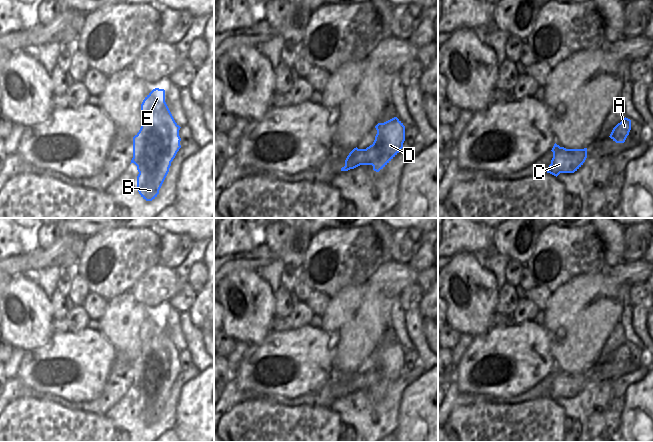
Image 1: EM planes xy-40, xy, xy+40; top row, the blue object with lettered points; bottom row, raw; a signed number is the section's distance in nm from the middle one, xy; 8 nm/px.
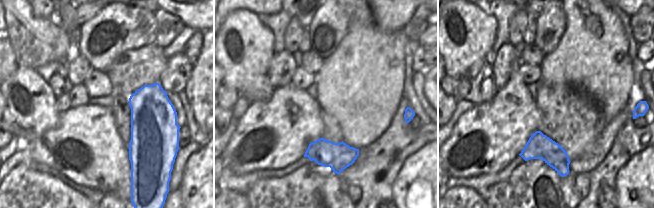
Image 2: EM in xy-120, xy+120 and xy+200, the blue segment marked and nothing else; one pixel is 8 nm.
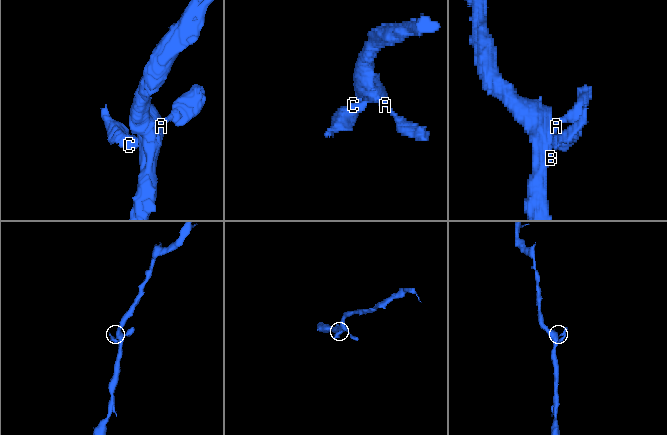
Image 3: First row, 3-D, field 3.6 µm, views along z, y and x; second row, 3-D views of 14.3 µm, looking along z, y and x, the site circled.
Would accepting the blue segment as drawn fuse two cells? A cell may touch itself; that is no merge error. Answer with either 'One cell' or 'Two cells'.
One cell

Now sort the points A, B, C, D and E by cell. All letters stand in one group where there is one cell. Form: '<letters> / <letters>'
A B C D E

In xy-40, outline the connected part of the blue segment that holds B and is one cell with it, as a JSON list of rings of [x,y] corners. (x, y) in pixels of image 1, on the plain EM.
[[[153,313],[141,328],[141,352],[133,361],[133,382],[131,384],[139,396],[137,414],[146,425],[152,425],[159,418],[171,386],[181,372],[180,352],[165,326],[165,314]]]

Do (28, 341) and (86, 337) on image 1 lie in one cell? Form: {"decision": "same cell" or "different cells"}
{"decision": "different cells"}

